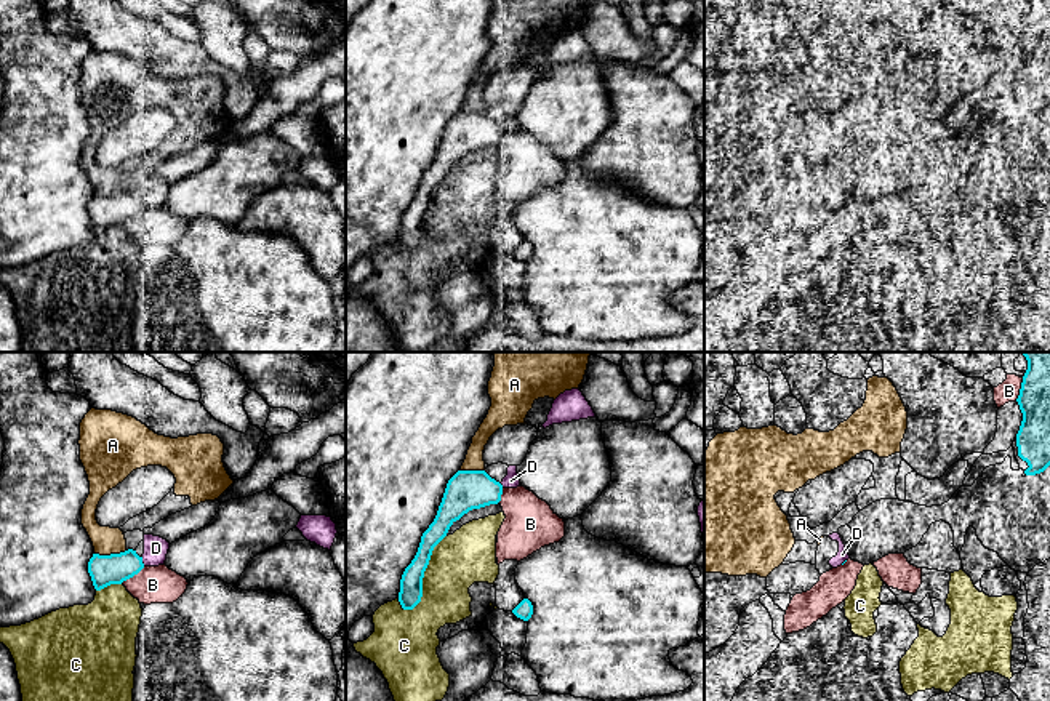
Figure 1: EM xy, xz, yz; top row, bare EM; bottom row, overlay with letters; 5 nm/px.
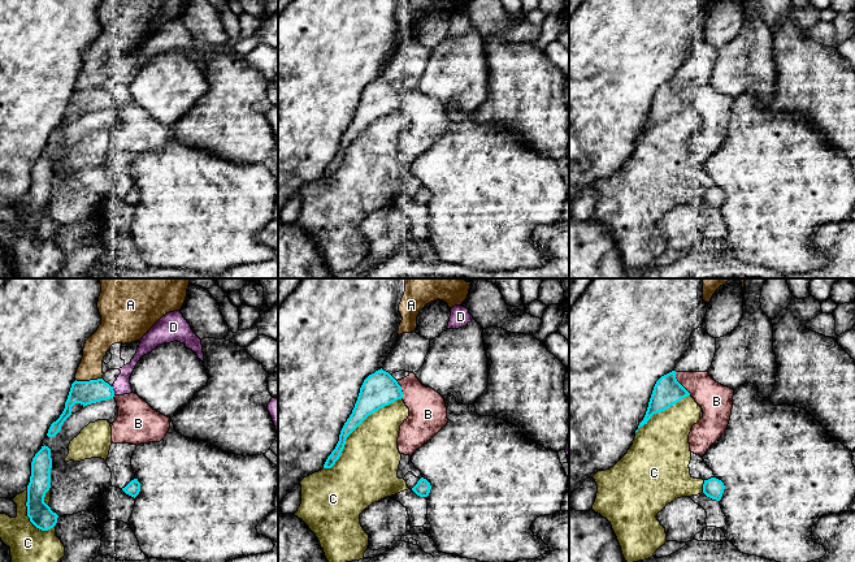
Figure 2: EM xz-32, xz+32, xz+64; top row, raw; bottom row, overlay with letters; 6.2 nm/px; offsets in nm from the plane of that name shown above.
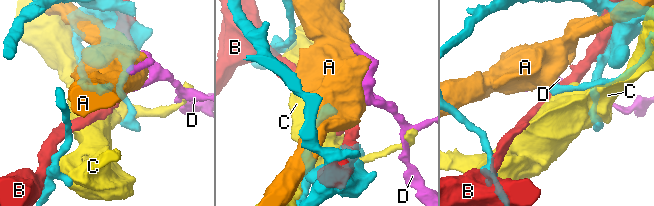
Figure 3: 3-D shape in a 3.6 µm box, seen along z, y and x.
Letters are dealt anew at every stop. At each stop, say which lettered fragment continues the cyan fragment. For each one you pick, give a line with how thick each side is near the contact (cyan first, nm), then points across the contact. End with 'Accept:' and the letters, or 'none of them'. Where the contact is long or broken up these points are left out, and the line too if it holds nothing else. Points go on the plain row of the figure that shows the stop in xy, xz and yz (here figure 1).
Accept: none of them

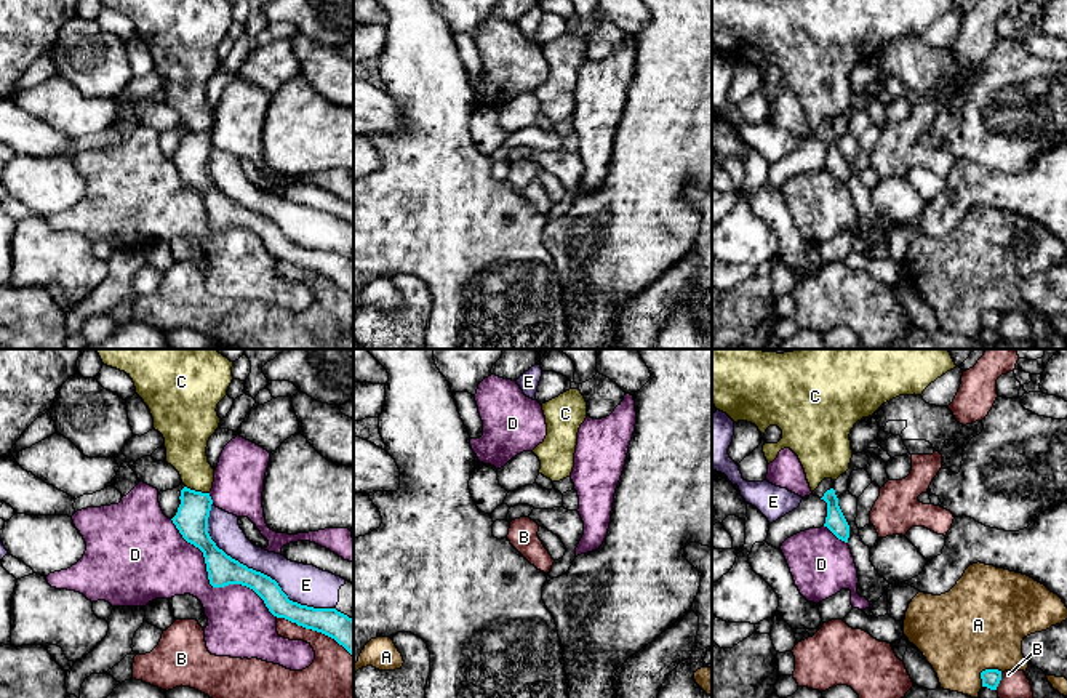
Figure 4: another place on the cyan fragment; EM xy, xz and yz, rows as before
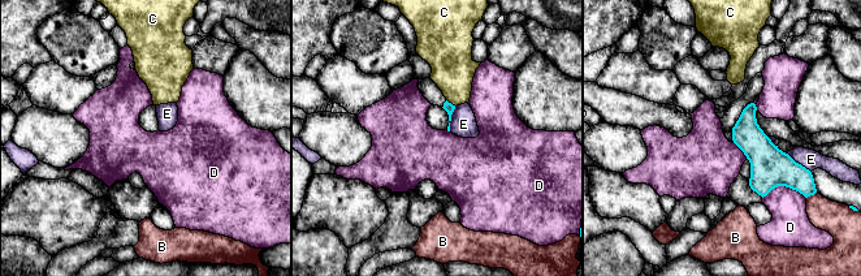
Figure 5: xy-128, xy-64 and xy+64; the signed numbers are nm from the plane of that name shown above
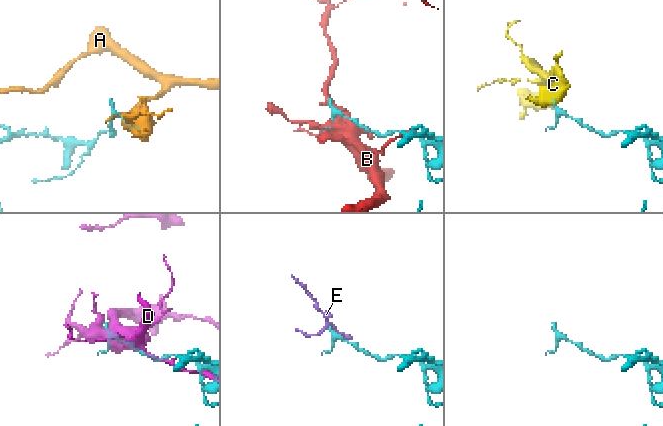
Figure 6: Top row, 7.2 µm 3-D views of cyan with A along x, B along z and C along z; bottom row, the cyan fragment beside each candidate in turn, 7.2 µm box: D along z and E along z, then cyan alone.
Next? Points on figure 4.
Accept: none of them

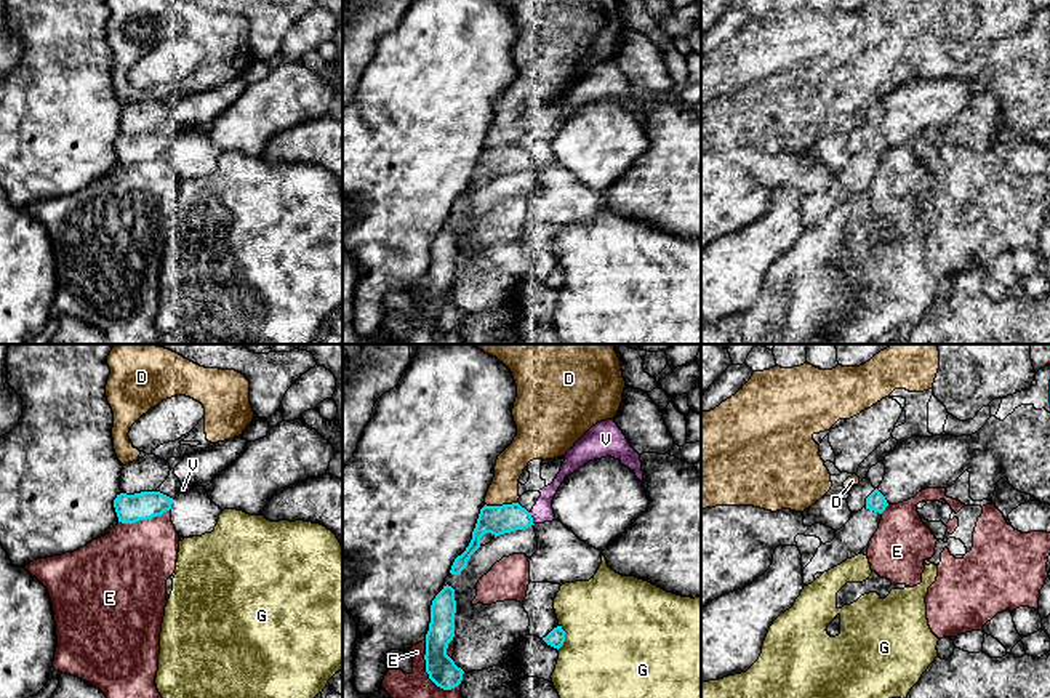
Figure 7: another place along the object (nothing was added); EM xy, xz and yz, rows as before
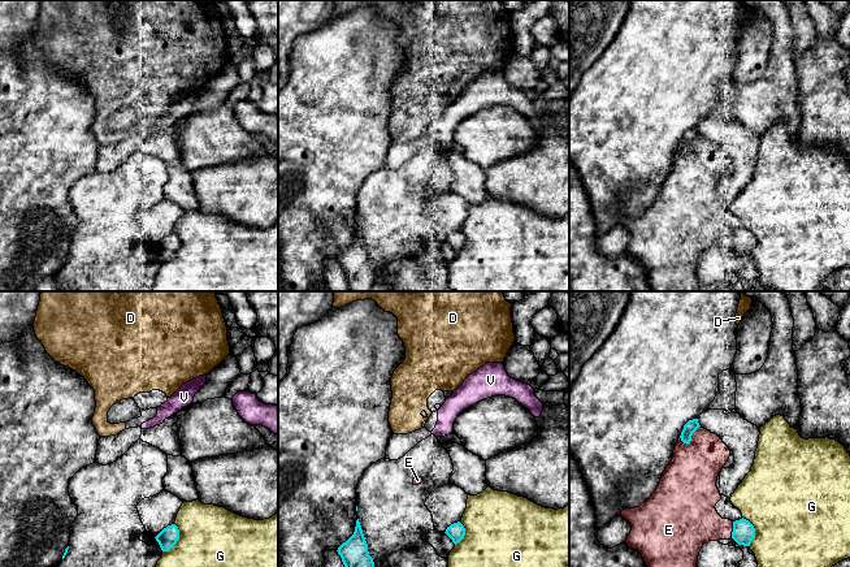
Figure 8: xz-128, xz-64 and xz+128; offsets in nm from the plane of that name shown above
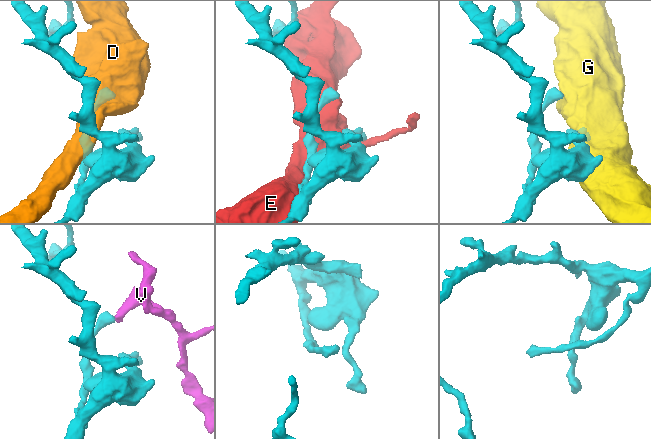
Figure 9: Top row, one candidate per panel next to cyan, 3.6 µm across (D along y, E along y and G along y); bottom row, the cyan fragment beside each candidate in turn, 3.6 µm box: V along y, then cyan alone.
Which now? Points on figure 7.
Accept: none of them

